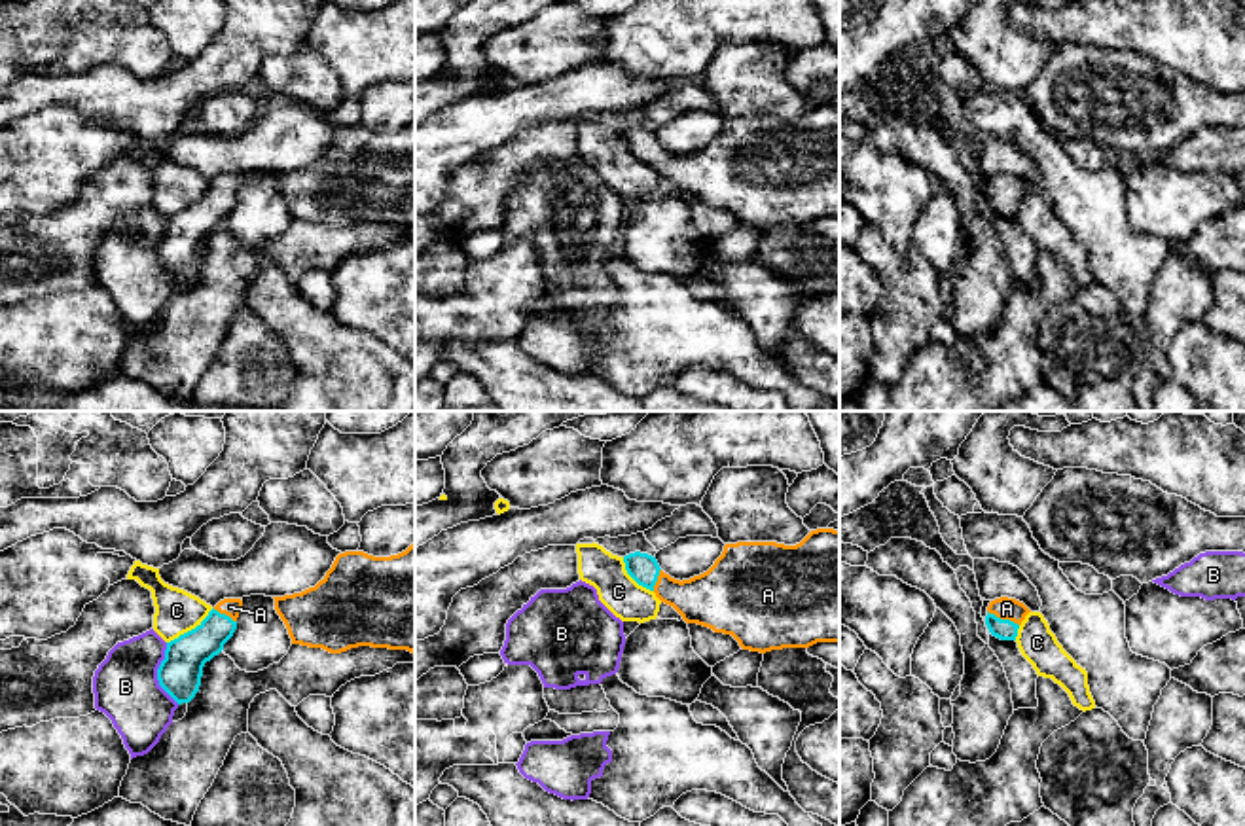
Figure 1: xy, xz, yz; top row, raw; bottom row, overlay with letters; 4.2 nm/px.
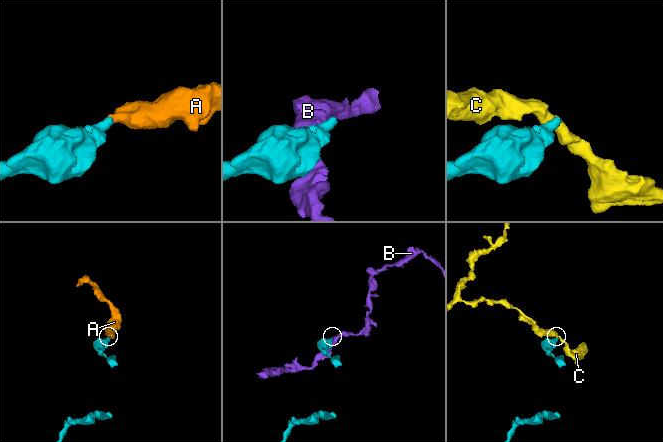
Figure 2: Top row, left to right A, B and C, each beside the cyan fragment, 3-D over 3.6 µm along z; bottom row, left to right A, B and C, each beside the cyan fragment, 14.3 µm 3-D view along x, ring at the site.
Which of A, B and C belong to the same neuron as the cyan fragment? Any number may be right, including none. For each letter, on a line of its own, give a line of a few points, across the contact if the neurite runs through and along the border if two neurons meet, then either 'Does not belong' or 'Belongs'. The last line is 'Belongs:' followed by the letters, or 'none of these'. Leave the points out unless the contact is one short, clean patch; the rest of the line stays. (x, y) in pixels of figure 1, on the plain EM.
A: Line: yz (1005, 205), (1003, 196), (1007, 184). Belongs
B: Does not belong
C: Line: xy (213, 184), (194, 203), (167, 218). Does not belong
Belongs: A

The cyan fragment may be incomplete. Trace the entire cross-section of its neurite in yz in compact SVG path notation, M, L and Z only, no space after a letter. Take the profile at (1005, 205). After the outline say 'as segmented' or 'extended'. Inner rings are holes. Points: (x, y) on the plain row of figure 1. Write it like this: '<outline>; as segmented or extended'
M1001 172L989 178L985 201L989 208L1001 216L1016 216L1018 205L1031 186L1008 172Z; extended

